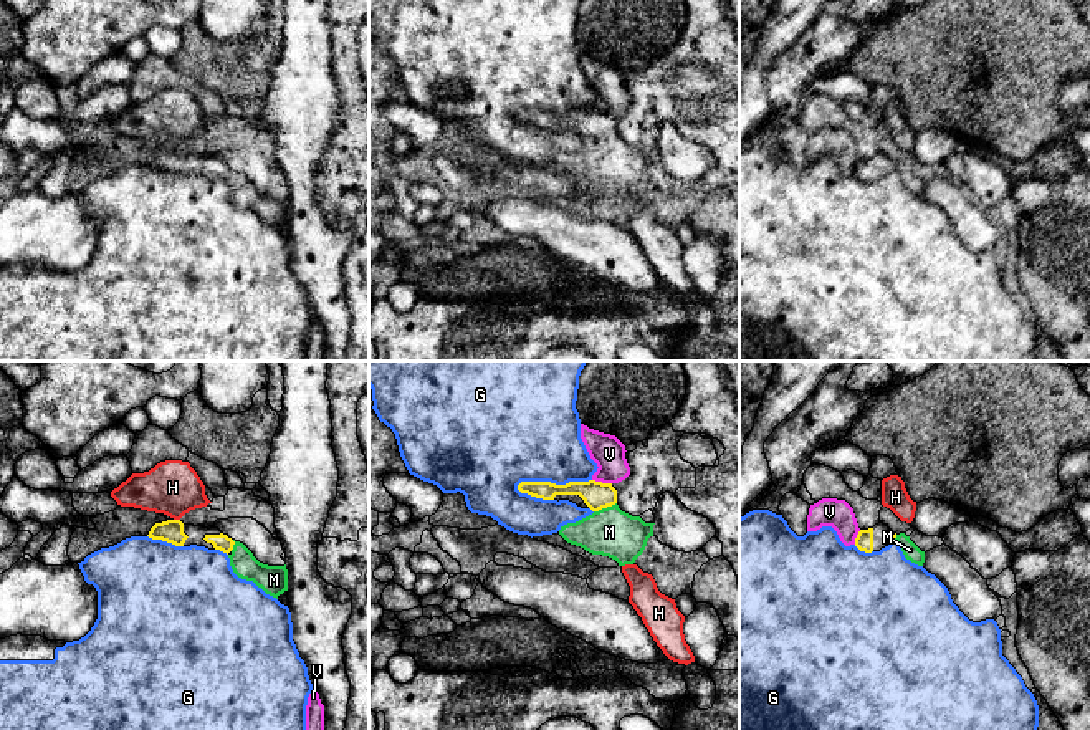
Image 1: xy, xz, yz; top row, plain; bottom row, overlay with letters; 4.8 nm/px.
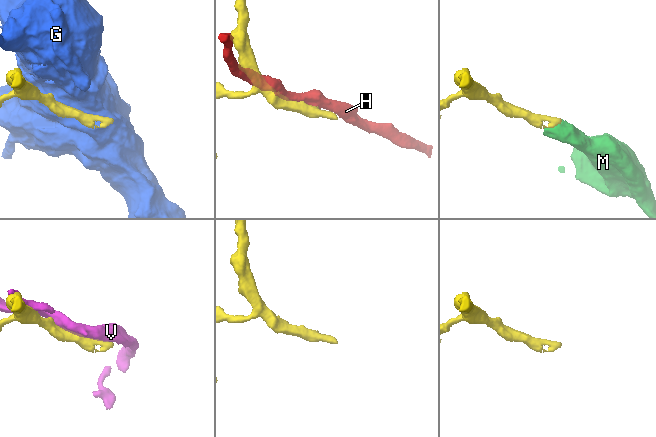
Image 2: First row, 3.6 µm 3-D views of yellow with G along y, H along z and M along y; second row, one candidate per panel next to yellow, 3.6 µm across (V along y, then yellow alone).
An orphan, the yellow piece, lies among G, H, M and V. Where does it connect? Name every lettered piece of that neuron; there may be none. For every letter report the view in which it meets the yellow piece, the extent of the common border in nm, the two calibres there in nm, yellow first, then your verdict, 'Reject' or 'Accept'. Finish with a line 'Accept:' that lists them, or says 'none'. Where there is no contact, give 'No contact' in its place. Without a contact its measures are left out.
G: Touches yellow in xz. Shared border 380 nm. Thickness 140 nm (yellow) against 440 nm. Reject
H: Touches yellow in xy. Shared border 30 nm. Thickness 110 nm (yellow) against 260 nm. Reject
M: Touches yellow in xz. Shared border 120 nm. Thickness 140 nm (yellow) against 240 nm. Accept
V: Touches yellow in xz. Shared border 100 nm. Thickness 140 nm (yellow) against 160 nm. Reject
Accept: M

